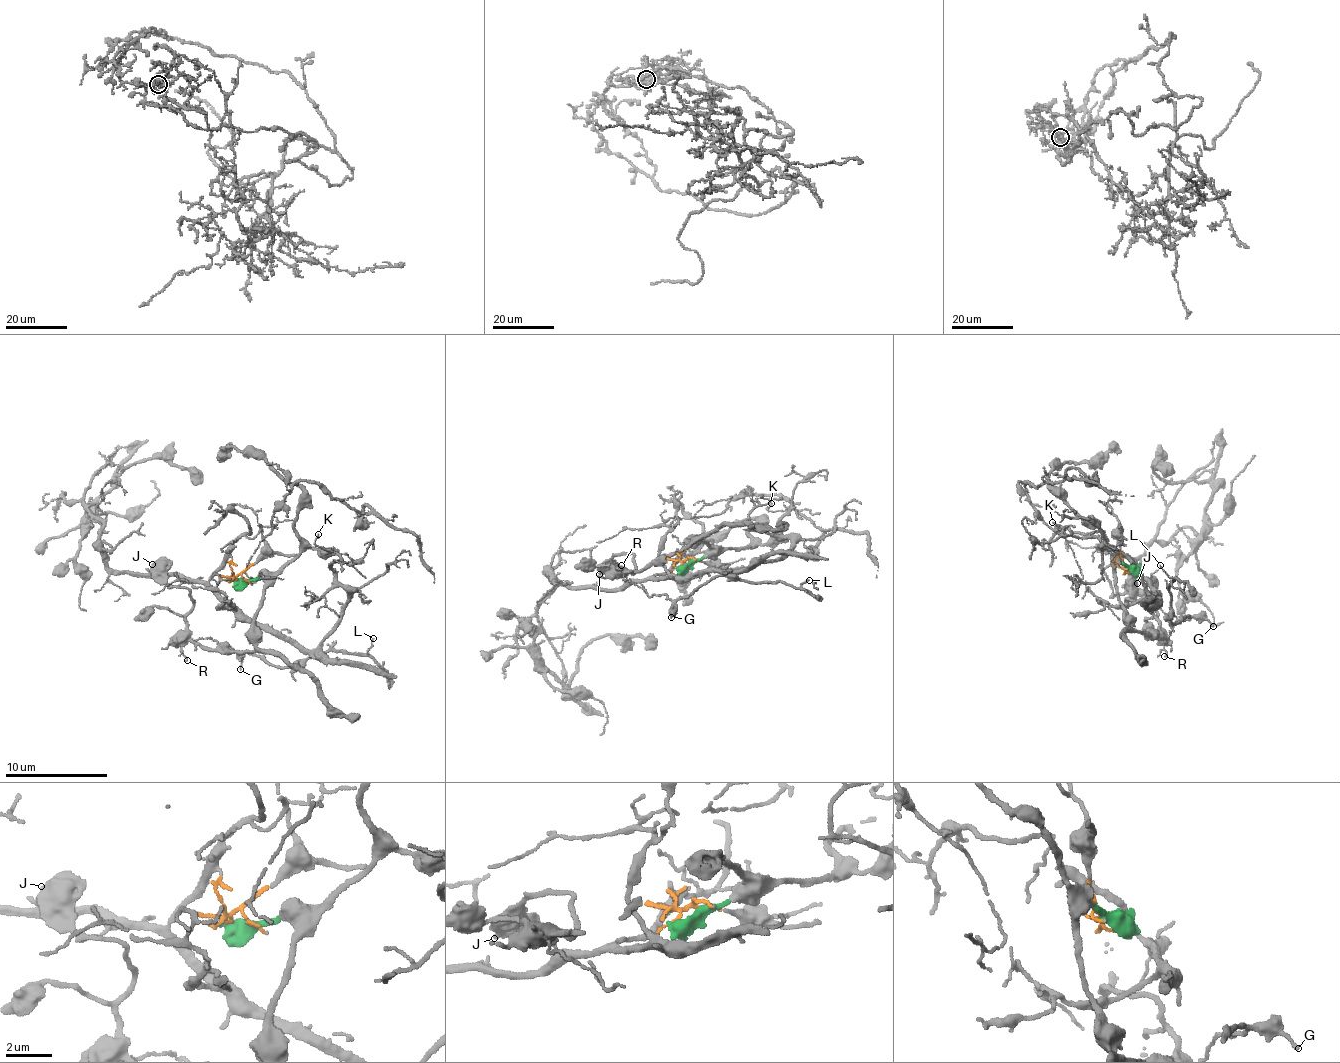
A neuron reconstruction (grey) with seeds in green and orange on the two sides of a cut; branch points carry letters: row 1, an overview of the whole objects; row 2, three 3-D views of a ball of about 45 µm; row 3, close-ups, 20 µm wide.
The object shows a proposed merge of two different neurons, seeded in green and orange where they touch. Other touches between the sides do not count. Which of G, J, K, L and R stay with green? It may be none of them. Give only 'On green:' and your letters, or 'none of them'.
On green: G, J, L, R

